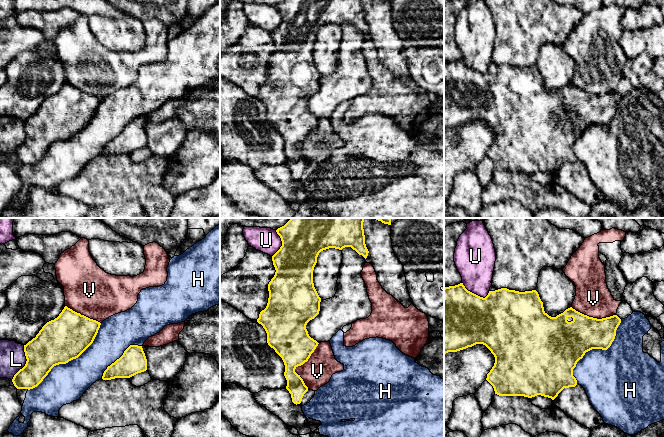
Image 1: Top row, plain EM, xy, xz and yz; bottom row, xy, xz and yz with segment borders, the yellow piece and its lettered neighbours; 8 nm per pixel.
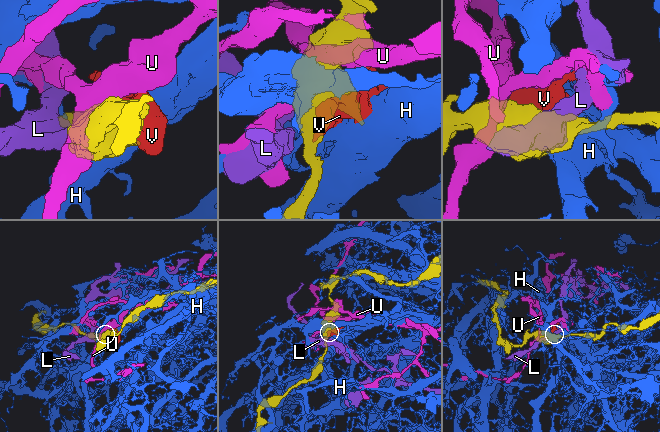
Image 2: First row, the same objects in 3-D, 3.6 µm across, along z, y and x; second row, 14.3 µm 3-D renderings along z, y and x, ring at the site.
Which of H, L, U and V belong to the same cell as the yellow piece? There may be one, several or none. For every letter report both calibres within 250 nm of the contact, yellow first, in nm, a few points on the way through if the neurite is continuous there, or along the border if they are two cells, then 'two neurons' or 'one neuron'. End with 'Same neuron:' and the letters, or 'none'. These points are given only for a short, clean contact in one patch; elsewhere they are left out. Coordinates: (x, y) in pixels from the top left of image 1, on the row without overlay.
H: 360 nm thick on the yellow side, 320 nm on the other; two neurons
L: 300 nm thick on the yellow side, 200 nm on the other; two neurons
U: 500 nm thick on the yellow side, 300 nm on the other; two neurons
V: 300 nm thick on the yellow side, 240 nm on the other; two neurons
Same neuron: none

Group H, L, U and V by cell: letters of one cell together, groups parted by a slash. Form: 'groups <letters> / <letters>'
groups H / L / U / V

